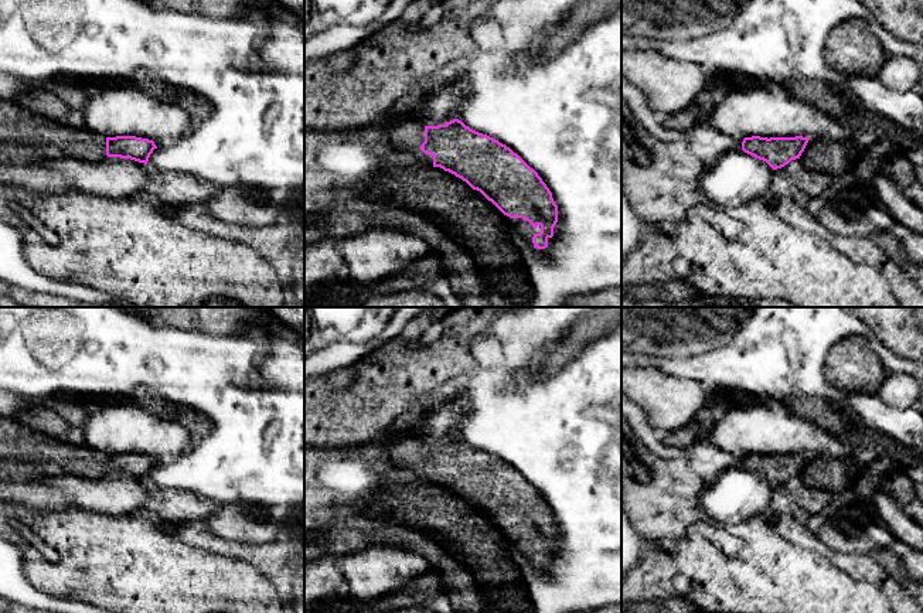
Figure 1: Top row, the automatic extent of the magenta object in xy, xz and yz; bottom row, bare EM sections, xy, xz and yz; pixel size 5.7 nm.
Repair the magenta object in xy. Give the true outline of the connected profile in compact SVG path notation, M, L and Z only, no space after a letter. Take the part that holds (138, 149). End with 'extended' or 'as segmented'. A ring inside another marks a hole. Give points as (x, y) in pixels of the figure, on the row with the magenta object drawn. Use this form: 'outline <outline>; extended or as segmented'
outline M0 99L0 144L33 147L51 156L61 154L86 161L120 157L144 164L157 149L149 139L103 137L89 129L75 129L67 122L37 115L7 99Z; extended

